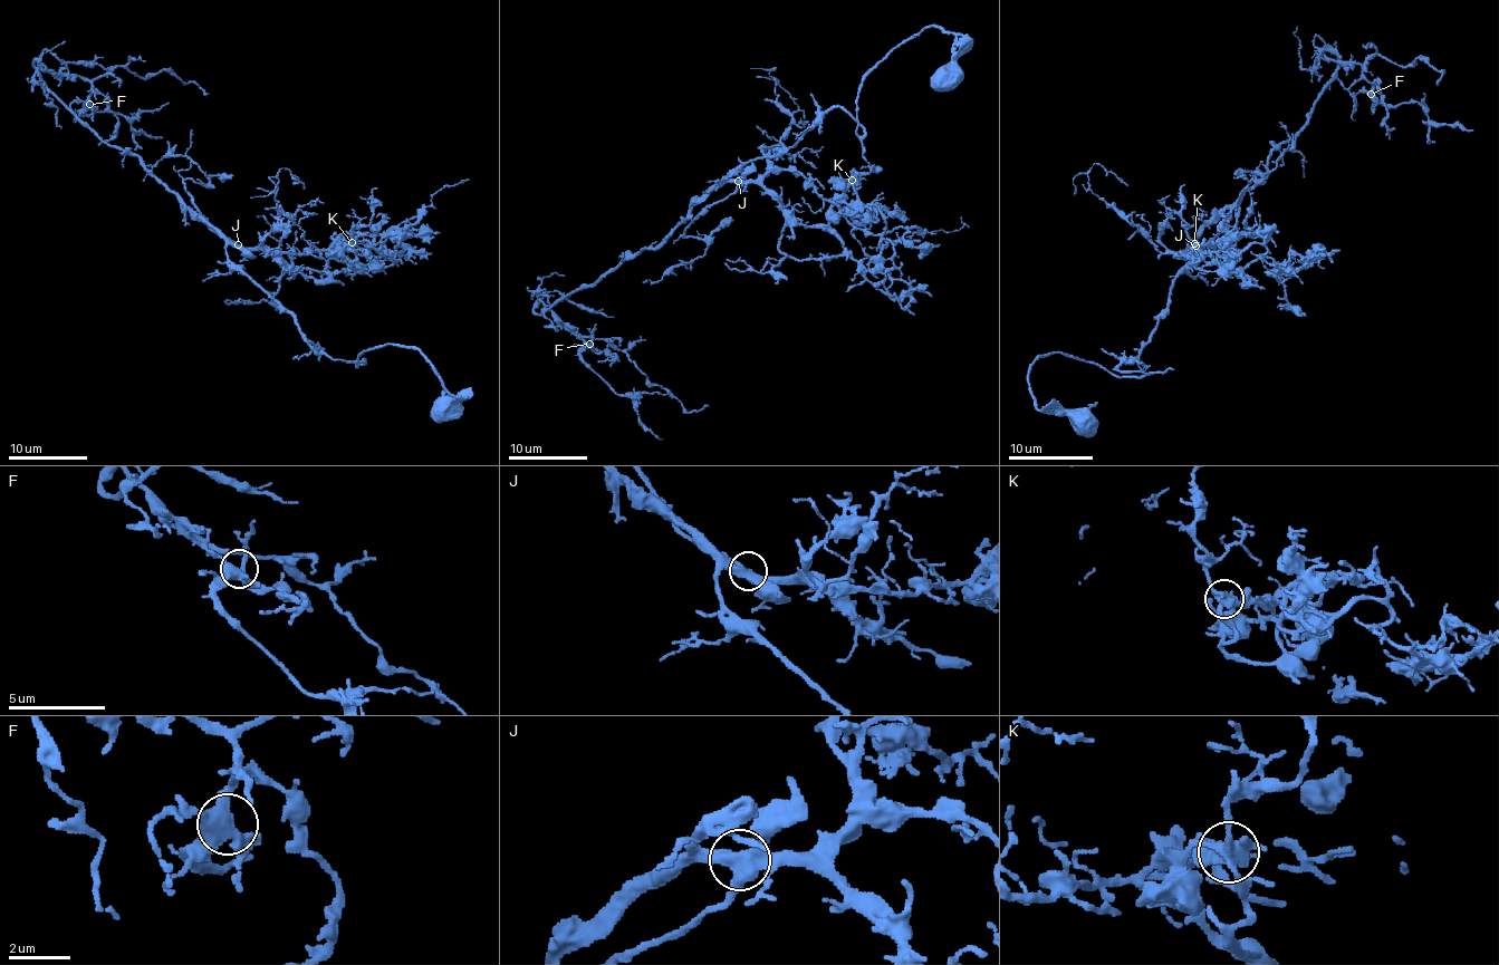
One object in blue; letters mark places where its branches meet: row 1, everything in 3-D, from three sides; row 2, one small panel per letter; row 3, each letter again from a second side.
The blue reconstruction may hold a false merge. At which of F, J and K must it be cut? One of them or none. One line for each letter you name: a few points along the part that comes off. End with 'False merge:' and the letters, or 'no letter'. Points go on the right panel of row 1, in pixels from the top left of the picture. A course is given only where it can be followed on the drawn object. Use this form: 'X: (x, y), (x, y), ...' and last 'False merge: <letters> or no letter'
K: (1193, 243), (1193, 264), (1214, 271), (1229, 243), (1227, 254), (1260, 243), (1265, 262), (1319, 250), (1333, 262)
False merge: K

